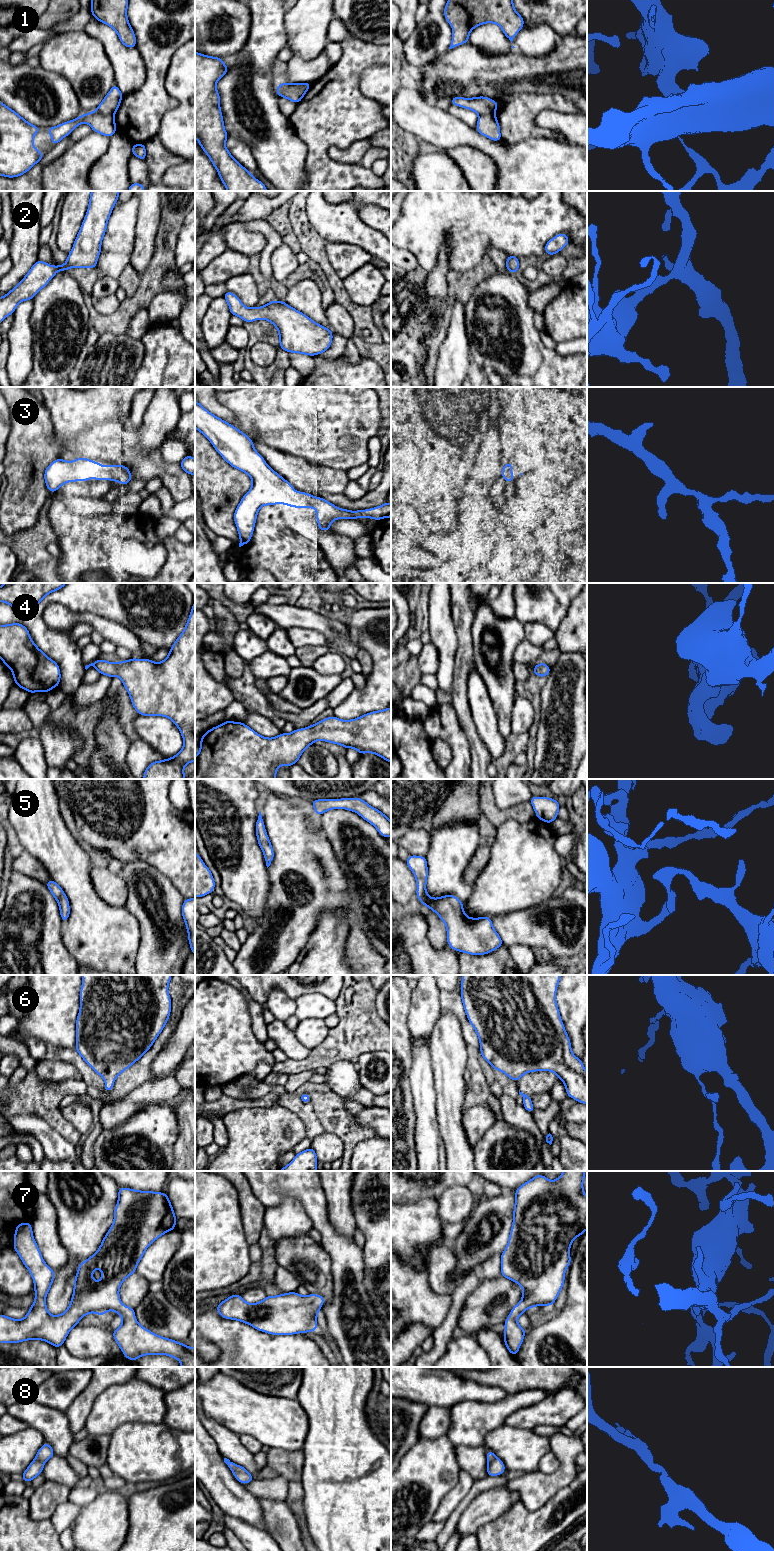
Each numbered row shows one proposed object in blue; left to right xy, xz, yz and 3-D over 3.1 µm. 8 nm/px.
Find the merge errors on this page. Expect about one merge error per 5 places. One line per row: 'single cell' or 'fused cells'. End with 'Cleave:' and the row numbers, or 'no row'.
1: fused cells
2: single cell
3: single cell
4: single cell
5: single cell
6: single cell
7: single cell
8: single cell
Cleave: 1

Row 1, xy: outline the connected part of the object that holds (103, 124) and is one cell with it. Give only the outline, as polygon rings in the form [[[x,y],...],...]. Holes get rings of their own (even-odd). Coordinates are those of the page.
[[[92,111],[82,114],[78,118],[64,122],[55,127],[48,127],[47,132],[51,135],[52,145],[55,146],[61,139],[67,137],[78,125],[87,123],[93,132],[105,135],[110,138],[116,131],[114,116],[103,115],[100,112]]]

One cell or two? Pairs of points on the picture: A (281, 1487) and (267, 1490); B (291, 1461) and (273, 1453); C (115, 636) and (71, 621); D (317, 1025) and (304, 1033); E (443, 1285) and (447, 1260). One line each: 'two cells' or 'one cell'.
A: one cell
B: one cell
C: one cell
D: one cell
E: one cell

